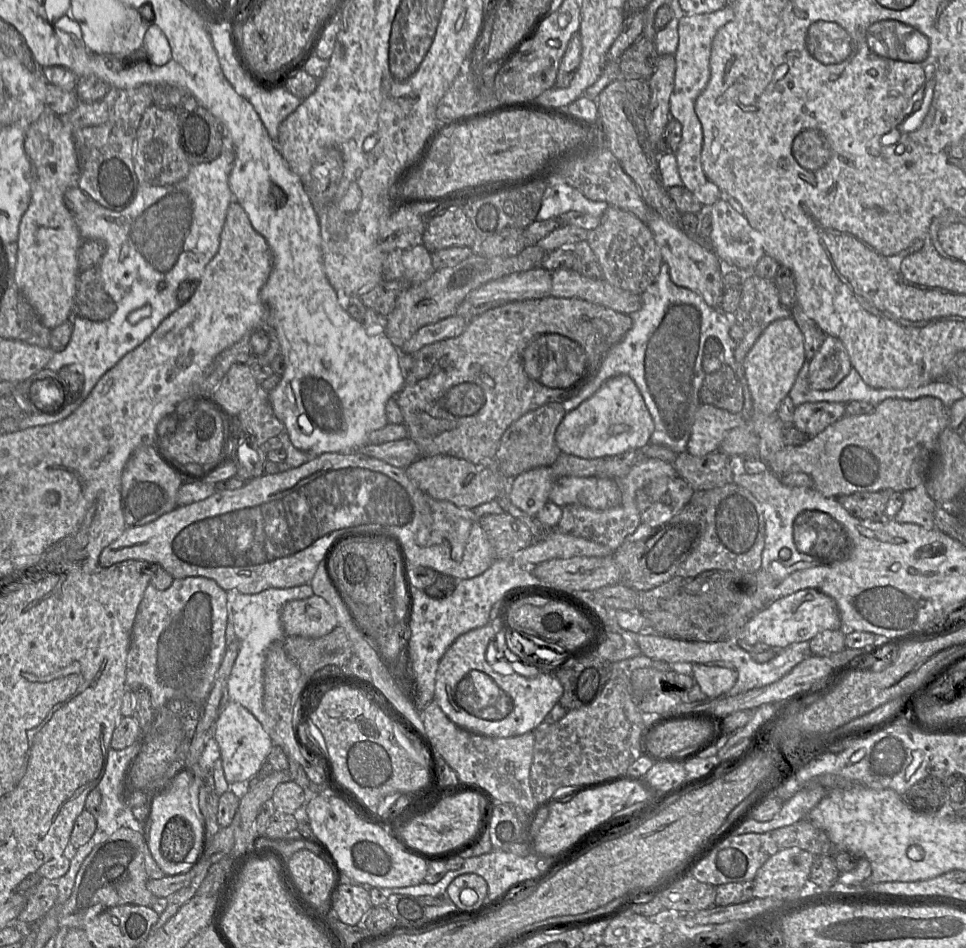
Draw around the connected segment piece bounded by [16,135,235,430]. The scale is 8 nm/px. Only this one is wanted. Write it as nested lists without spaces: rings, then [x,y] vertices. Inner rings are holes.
[[[224,135],[223,145],[219,156],[207,163],[200,163],[197,165],[191,165],[189,174],[187,177],[175,184],[172,185],[164,185],[164,186],[153,186],[153,185],[145,185],[139,184],[138,181],[138,189],[133,201],[124,209],[119,211],[113,211],[108,208],[105,208],[95,202],[93,199],[86,199],[83,204],[83,211],[75,214],[75,221],[78,227],[79,233],[82,237],[82,240],[98,240],[105,244],[105,253],[99,263],[100,274],[102,278],[102,284],[104,290],[112,297],[116,304],[116,311],[114,314],[107,320],[104,321],[92,321],[87,318],[81,316],[73,316],[72,324],[73,324],[73,332],[71,334],[68,345],[62,351],[55,352],[51,360],[46,365],[46,368],[58,372],[62,367],[67,365],[76,365],[78,366],[84,375],[84,384],[82,390],[77,395],[75,399],[70,399],[65,407],[54,414],[28,414],[19,419],[18,429],[24,430],[29,427],[34,426],[43,426],[46,424],[51,424],[57,421],[61,421],[67,418],[71,413],[73,413],[87,398],[90,392],[93,390],[99,379],[112,367],[114,367],[127,353],[134,350],[141,343],[143,343],[160,325],[160,323],[168,317],[172,312],[178,309],[182,304],[180,304],[177,291],[179,285],[185,280],[200,280],[205,267],[207,264],[213,259],[213,257],[217,254],[219,245],[220,245],[220,236],[225,223],[226,214],[228,207],[232,201],[234,201],[233,193],[229,187],[229,175],[232,171],[233,165],[235,161],[235,149],[233,142],[229,136]],[[193,251],[198,254],[198,259],[193,260],[188,256],[188,252]]]

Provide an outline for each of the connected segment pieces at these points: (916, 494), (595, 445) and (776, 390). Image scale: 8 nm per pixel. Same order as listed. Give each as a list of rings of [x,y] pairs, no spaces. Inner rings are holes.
[[[925,483],[903,491],[903,506],[893,518],[898,523],[913,523],[927,530],[935,529],[937,503],[929,496]]]
[[[619,375],[608,380],[592,397],[567,412],[555,440],[562,453],[585,459],[607,458],[650,444],[655,429],[644,398],[632,378]]]
[[[793,317],[776,320],[762,332],[743,361],[744,374],[753,402],[753,410],[748,418],[751,423],[755,415],[769,416],[776,414],[781,401],[789,395],[804,362],[804,336]]]

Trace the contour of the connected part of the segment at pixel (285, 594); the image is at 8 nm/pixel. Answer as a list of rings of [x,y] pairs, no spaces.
[[[309,584],[268,589],[258,594],[238,594],[233,603],[233,623],[236,640],[239,642],[239,653],[232,668],[228,682],[230,702],[237,702],[248,709],[269,734],[273,745],[284,747],[282,738],[274,728],[274,721],[266,713],[263,705],[264,696],[264,663],[266,651],[274,642],[284,639],[280,621],[280,610],[285,603],[293,600],[307,599],[314,595]]]

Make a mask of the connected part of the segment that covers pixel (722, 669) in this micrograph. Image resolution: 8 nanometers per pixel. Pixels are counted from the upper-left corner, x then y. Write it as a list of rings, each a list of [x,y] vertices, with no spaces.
[[[729,662],[692,664],[692,675],[707,697],[725,695],[736,683],[738,673]]]

